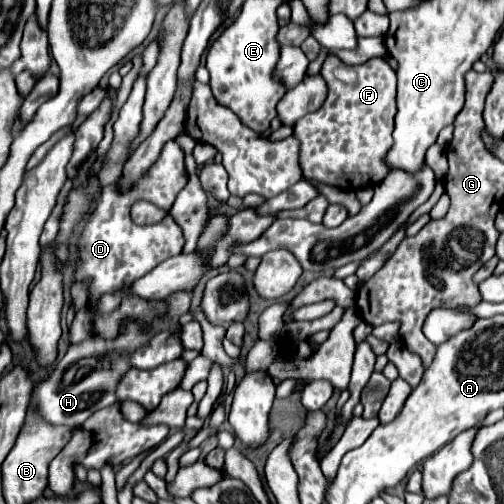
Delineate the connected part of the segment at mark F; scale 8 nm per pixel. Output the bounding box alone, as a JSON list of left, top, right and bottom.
[294,55,396,191]

